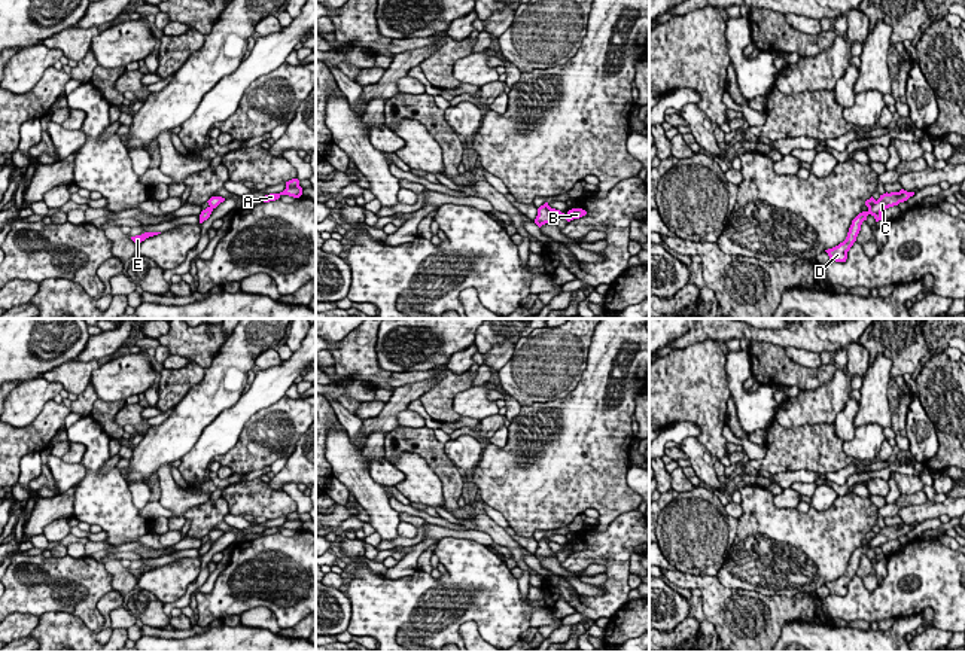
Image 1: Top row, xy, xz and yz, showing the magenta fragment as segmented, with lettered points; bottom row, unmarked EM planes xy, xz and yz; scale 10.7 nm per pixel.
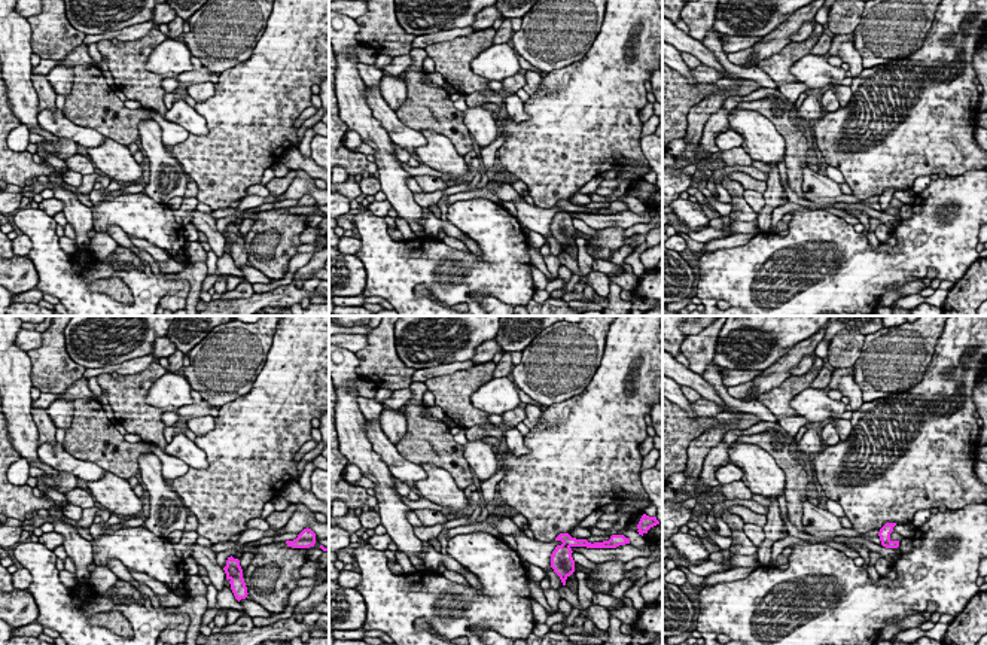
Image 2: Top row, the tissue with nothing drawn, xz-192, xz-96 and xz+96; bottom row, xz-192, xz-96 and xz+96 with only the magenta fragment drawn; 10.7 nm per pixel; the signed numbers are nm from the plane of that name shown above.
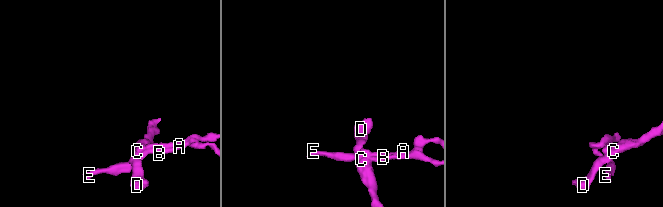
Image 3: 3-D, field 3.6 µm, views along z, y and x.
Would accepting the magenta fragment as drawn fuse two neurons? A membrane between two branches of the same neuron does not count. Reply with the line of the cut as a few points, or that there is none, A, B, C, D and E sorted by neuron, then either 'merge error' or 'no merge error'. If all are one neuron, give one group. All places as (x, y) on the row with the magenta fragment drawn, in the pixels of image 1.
cut in xz along (544, 204), (554, 219); A B E / C D; merge error

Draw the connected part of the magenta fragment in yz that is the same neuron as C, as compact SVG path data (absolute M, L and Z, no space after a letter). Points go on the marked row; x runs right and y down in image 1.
M901 189L899 192L891 192L891 194L886 192L886 194L880 195L880 198L867 211L859 213L852 220L852 225L849 228L846 240L843 243L840 243L838 246L825 250L829 256L829 261L846 262L847 252L856 241L856 237L861 231L861 225L864 220L867 220L868 214L874 216L877 213L882 213L883 210L886 210L889 207L894 207L894 205L898 205L899 202L907 201L913 195L914 195L914 192L907 192L904 189Z

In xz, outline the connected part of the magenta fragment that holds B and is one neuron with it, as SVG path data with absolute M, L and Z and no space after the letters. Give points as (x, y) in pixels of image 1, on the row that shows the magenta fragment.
M545 202L544 205L547 207L547 210L548 210L548 213L551 214L552 219L563 219L563 217L564 217L567 222L570 222L570 220L573 220L573 219L579 219L579 217L582 217L582 216L587 214L587 211L582 210L582 208L572 208L572 210L569 210L569 211L564 214L564 213L561 213L560 210L551 208L551 207L548 205L548 202Z

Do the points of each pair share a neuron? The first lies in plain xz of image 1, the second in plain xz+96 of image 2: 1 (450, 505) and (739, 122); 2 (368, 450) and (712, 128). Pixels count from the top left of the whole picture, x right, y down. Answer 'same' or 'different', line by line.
1: different
2: same

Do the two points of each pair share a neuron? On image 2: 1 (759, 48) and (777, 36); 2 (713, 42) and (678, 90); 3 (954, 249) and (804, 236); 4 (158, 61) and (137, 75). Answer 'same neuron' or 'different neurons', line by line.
1: same neuron
2: different neurons
3: same neuron
4: different neurons

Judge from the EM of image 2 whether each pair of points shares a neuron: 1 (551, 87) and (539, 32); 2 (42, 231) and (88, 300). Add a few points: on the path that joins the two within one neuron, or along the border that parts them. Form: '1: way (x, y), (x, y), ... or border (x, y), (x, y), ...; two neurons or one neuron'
1: border (581, 58), (547, 72); two neurons
2: way (46, 248), (48, 258), (72, 283); one neuron

